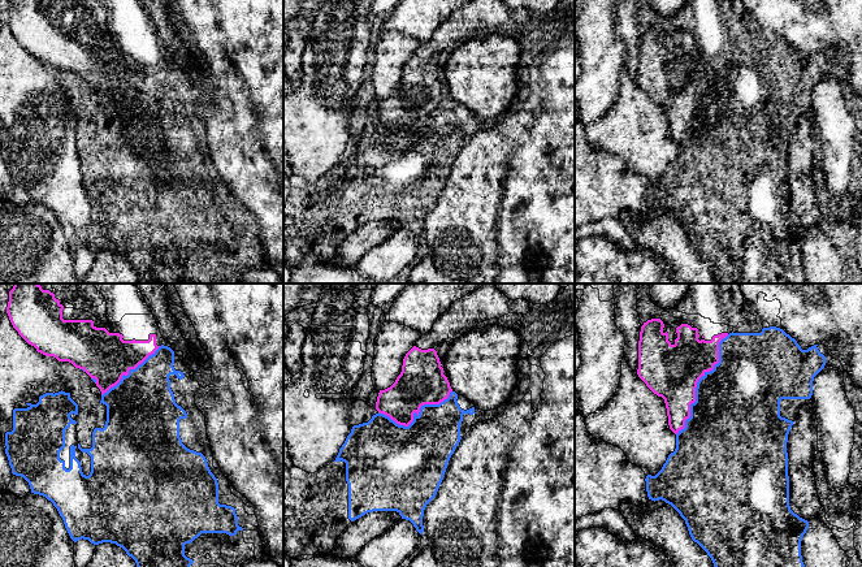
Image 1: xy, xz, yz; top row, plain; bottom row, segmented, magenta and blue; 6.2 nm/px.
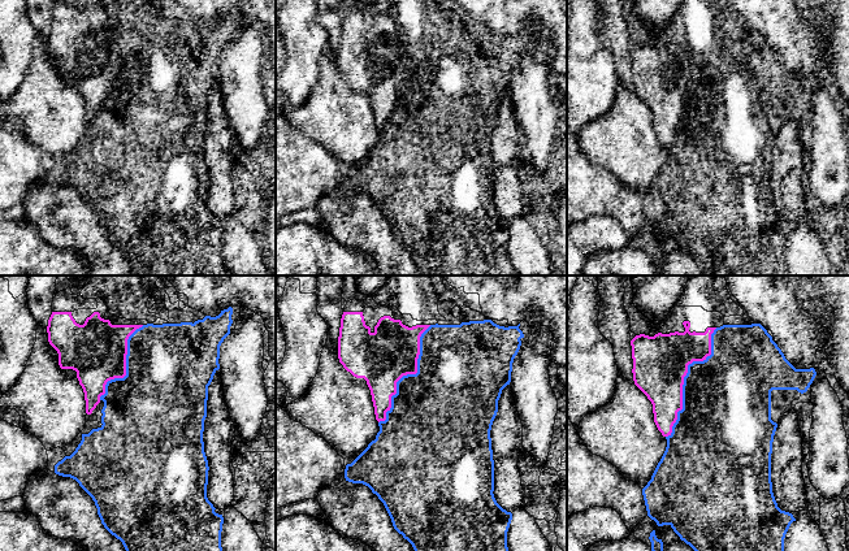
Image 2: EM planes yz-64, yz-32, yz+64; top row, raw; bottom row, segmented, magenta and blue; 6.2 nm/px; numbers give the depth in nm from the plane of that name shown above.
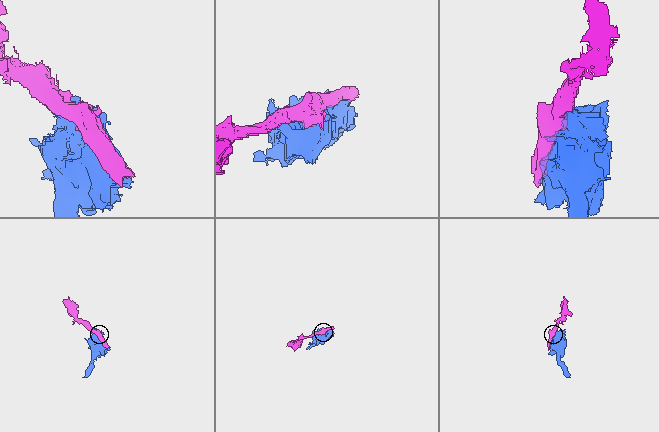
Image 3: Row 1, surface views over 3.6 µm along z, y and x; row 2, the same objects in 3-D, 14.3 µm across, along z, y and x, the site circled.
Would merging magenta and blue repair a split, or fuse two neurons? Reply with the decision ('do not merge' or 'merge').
do not merge

